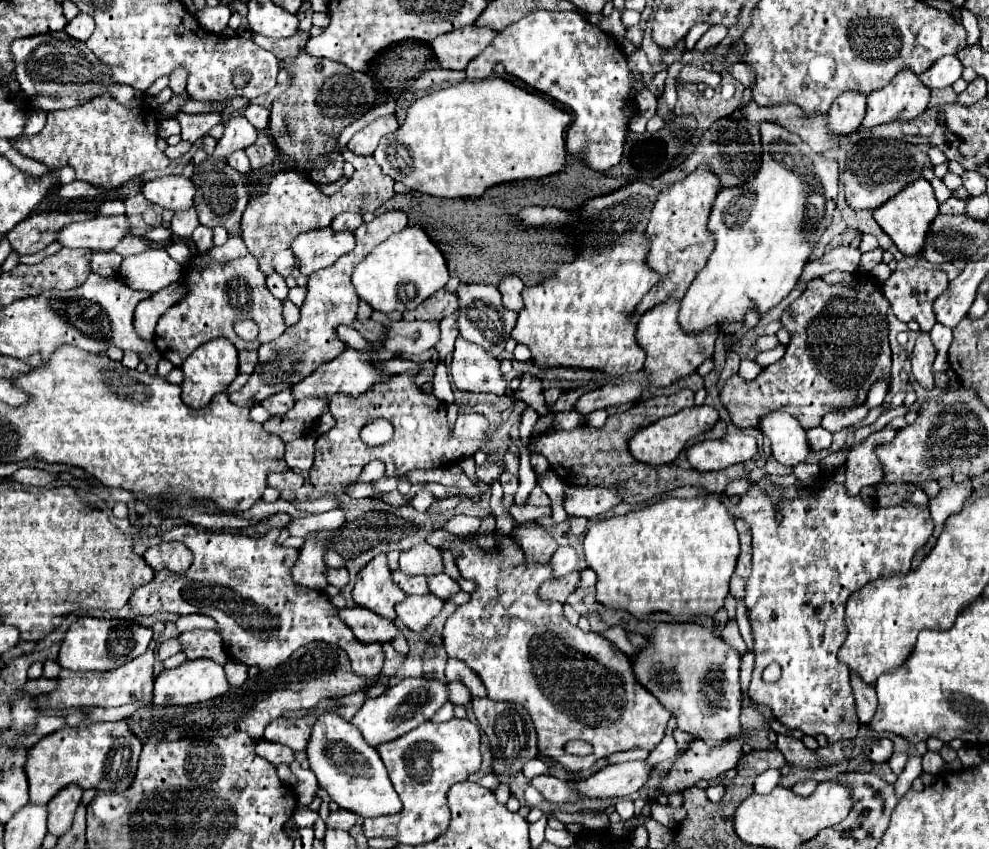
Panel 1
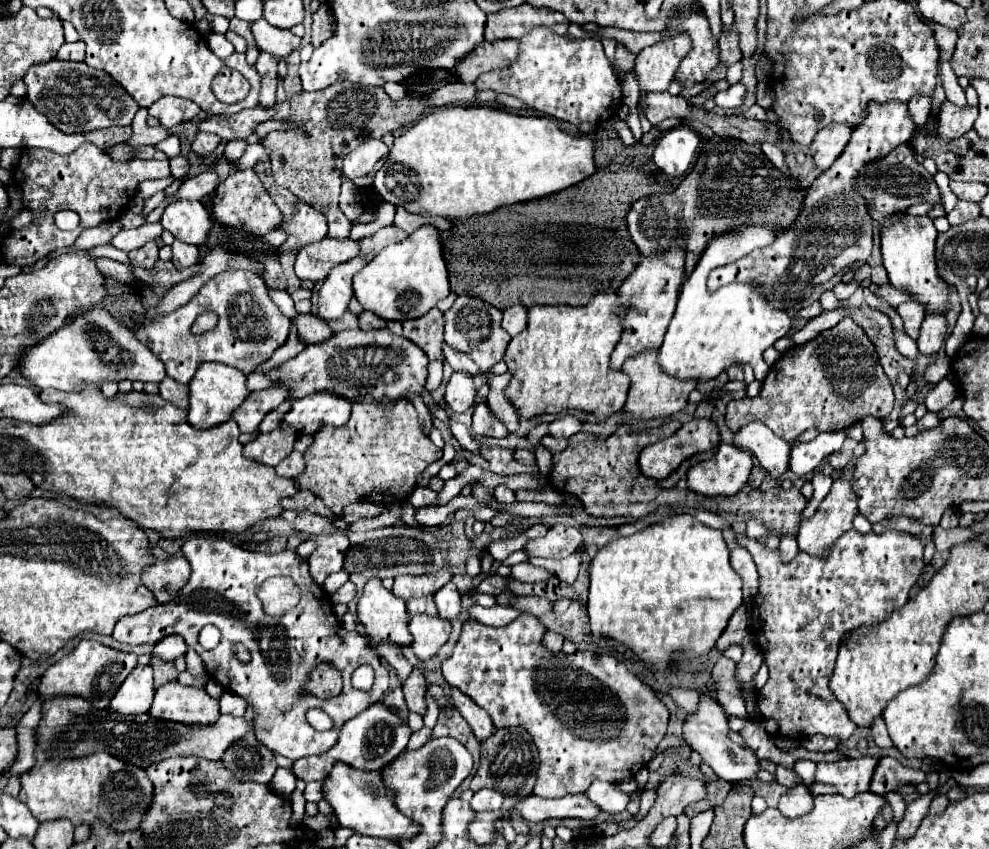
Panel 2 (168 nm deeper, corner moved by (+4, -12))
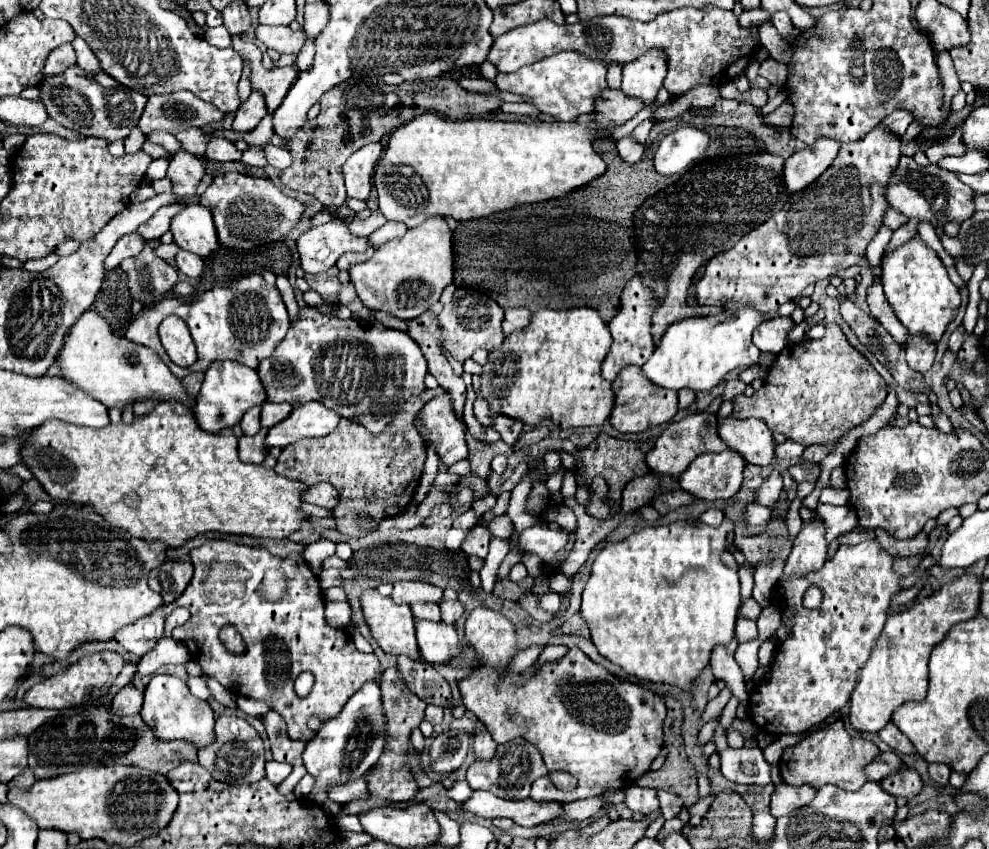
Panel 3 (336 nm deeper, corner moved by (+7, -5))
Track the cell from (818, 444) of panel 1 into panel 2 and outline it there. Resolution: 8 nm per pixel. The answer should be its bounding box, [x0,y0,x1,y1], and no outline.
[790,431,846,477]

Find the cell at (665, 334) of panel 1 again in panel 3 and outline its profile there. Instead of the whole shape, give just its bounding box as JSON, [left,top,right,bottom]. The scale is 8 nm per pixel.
[609,366,679,432]

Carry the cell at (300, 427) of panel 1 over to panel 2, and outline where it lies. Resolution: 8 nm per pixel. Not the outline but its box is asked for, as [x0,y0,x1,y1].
[244,427,296,465]

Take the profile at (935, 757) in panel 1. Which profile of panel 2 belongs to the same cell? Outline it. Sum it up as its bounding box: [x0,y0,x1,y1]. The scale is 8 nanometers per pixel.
[870,757,926,795]

